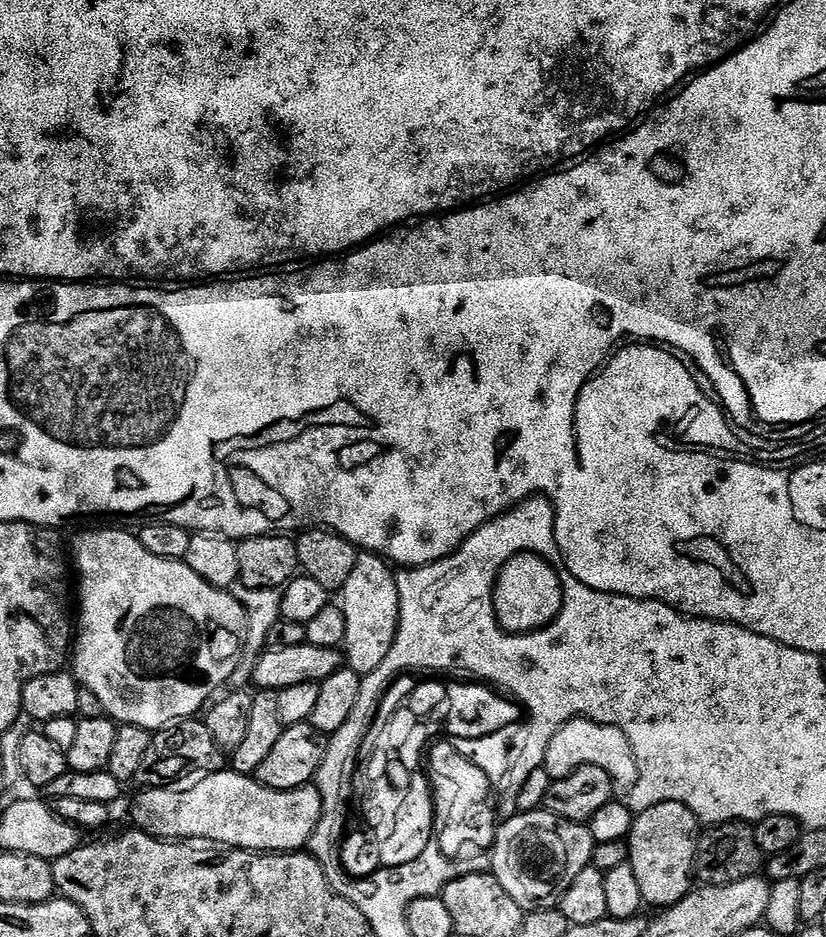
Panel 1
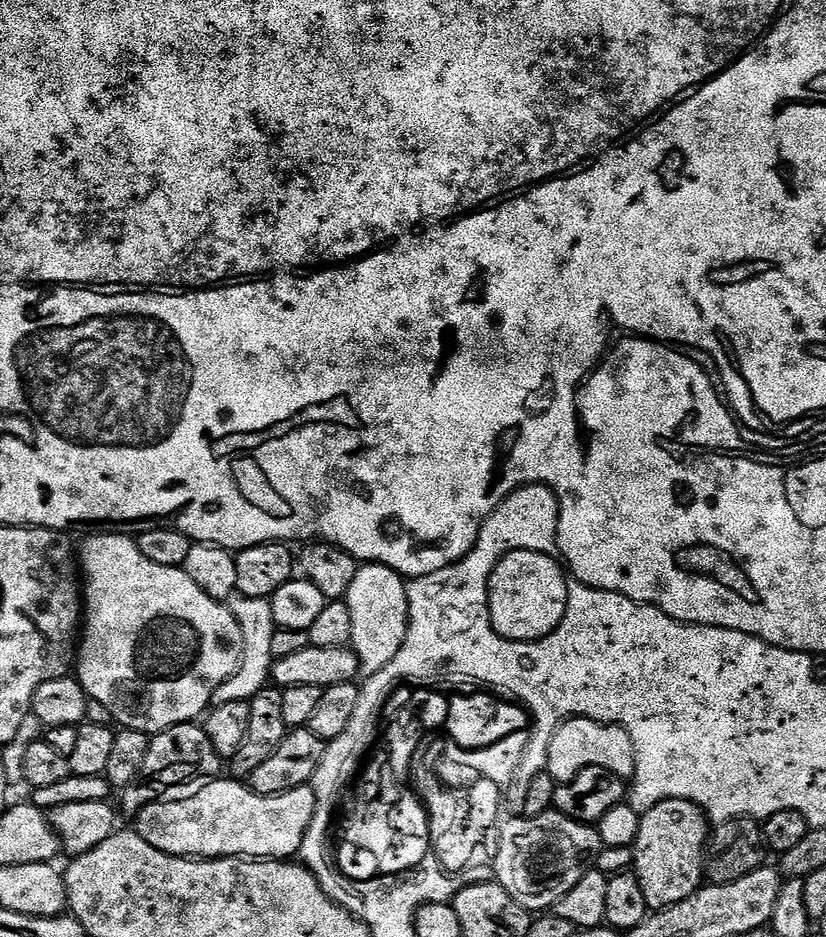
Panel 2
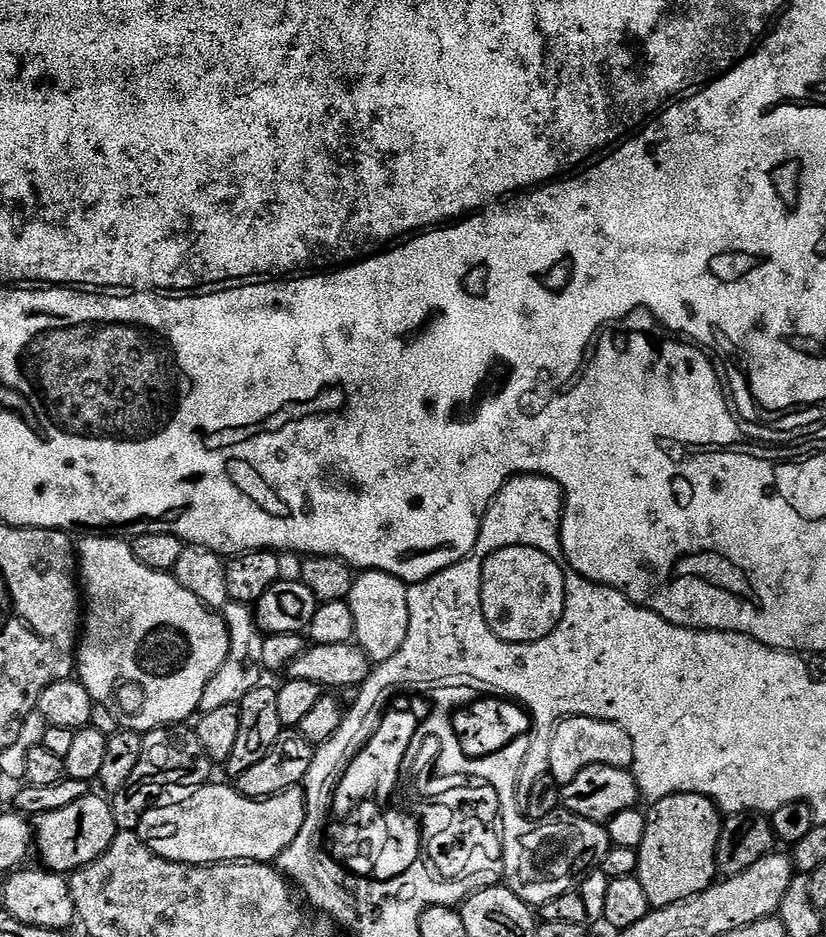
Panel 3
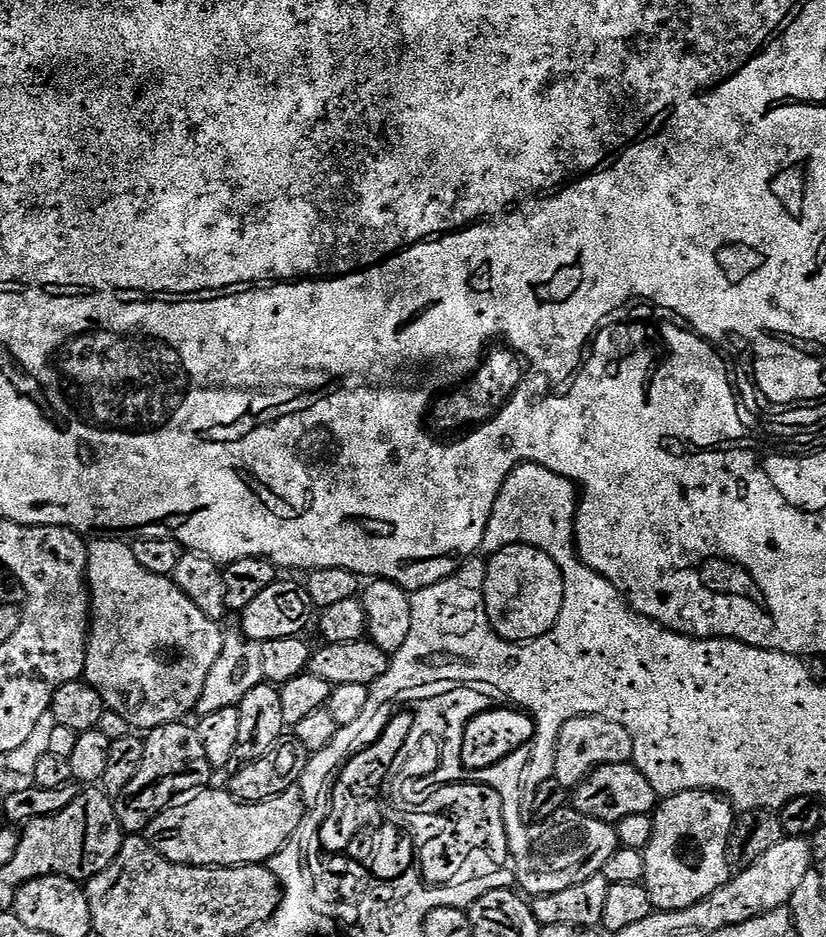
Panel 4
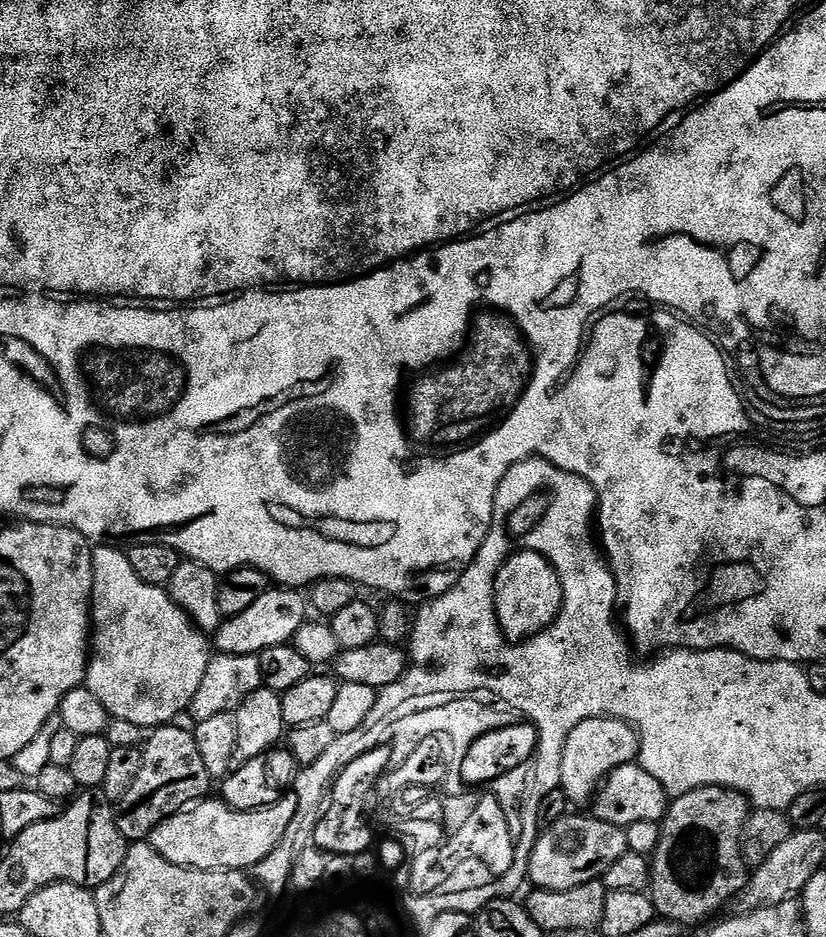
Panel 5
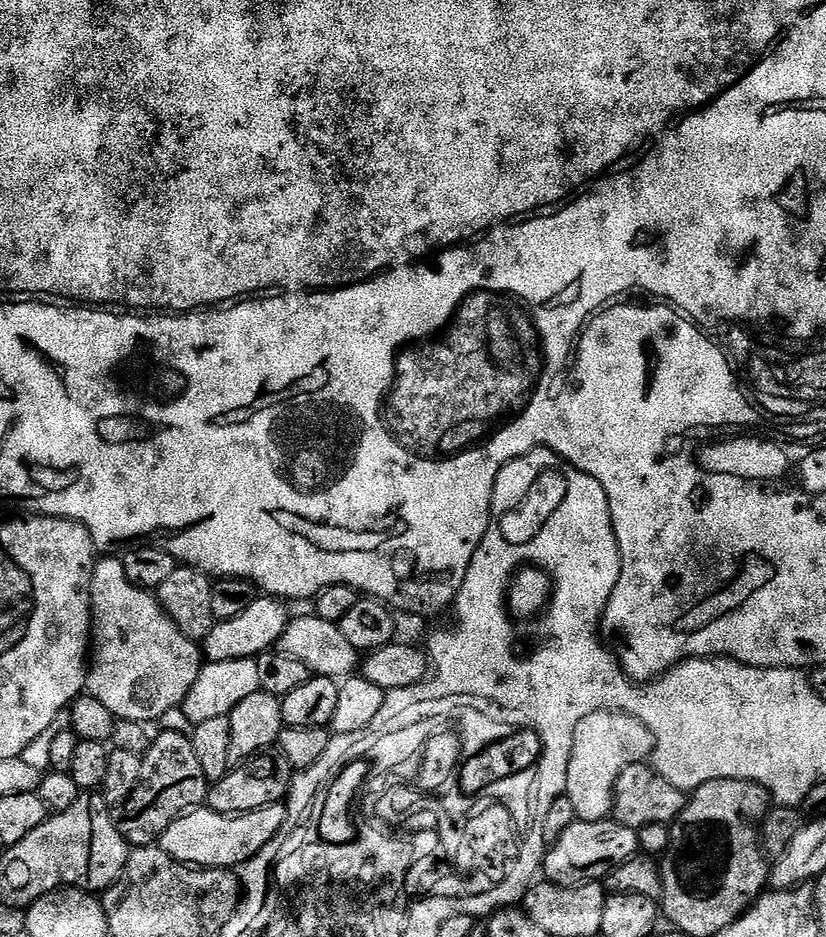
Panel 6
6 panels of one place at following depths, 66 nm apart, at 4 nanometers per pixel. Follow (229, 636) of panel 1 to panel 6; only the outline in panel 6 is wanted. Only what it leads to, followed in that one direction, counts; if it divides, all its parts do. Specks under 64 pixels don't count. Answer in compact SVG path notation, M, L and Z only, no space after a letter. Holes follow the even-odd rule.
M116 558L97 559L92 572L92 640L94 651L86 688L117 720L136 720L147 725L148 720L159 721L168 710L180 708L202 667L201 645L178 630L151 591L136 588L128 581L123 563Z

